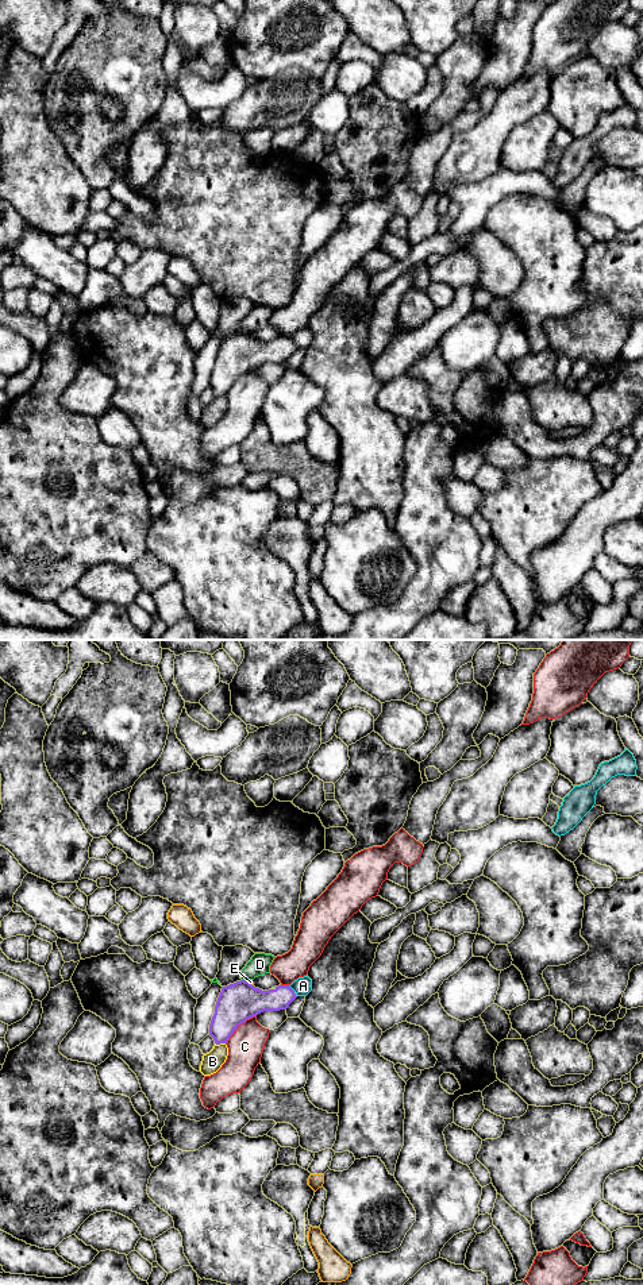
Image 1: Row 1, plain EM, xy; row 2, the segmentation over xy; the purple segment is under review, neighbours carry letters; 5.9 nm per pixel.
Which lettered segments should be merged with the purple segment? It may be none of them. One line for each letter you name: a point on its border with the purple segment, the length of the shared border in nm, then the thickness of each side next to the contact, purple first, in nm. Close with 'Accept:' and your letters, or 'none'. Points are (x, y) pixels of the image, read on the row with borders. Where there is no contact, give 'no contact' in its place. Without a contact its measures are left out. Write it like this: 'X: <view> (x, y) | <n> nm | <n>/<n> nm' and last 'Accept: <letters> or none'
Accept: none

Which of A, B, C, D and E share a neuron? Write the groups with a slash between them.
A / B / C / D / E

